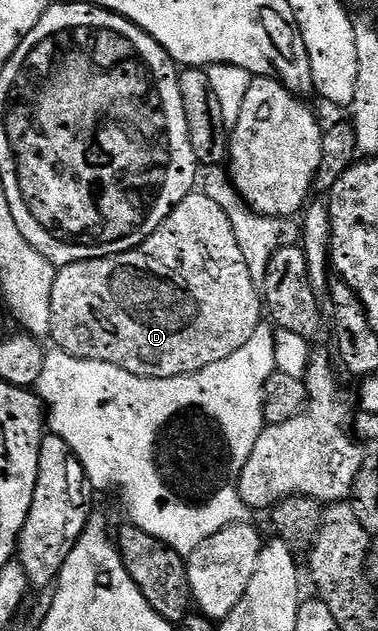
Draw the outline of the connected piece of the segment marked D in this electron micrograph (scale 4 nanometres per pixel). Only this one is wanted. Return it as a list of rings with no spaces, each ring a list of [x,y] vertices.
[[[192,190],[173,209],[169,218],[165,218],[165,222],[161,222],[161,226],[157,226],[157,230],[153,230],[153,234],[149,238],[145,238],[145,242],[141,242],[141,246],[105,258],[93,258],[85,262],[62,265],[55,273],[49,314],[51,315],[50,339],[53,341],[54,347],[73,354],[77,358],[94,360],[96,364],[109,362],[113,366],[121,366],[121,370],[129,370],[129,374],[156,380],[157,378],[193,375],[194,372],[201,371],[231,354],[237,354],[237,350],[241,350],[245,346],[245,342],[249,342],[249,338],[253,338],[253,334],[258,330],[265,316],[265,305],[261,288],[255,285],[249,276],[249,269],[237,244],[237,238],[233,234],[233,226],[229,222],[228,215],[212,199],[207,198],[202,190]]]

